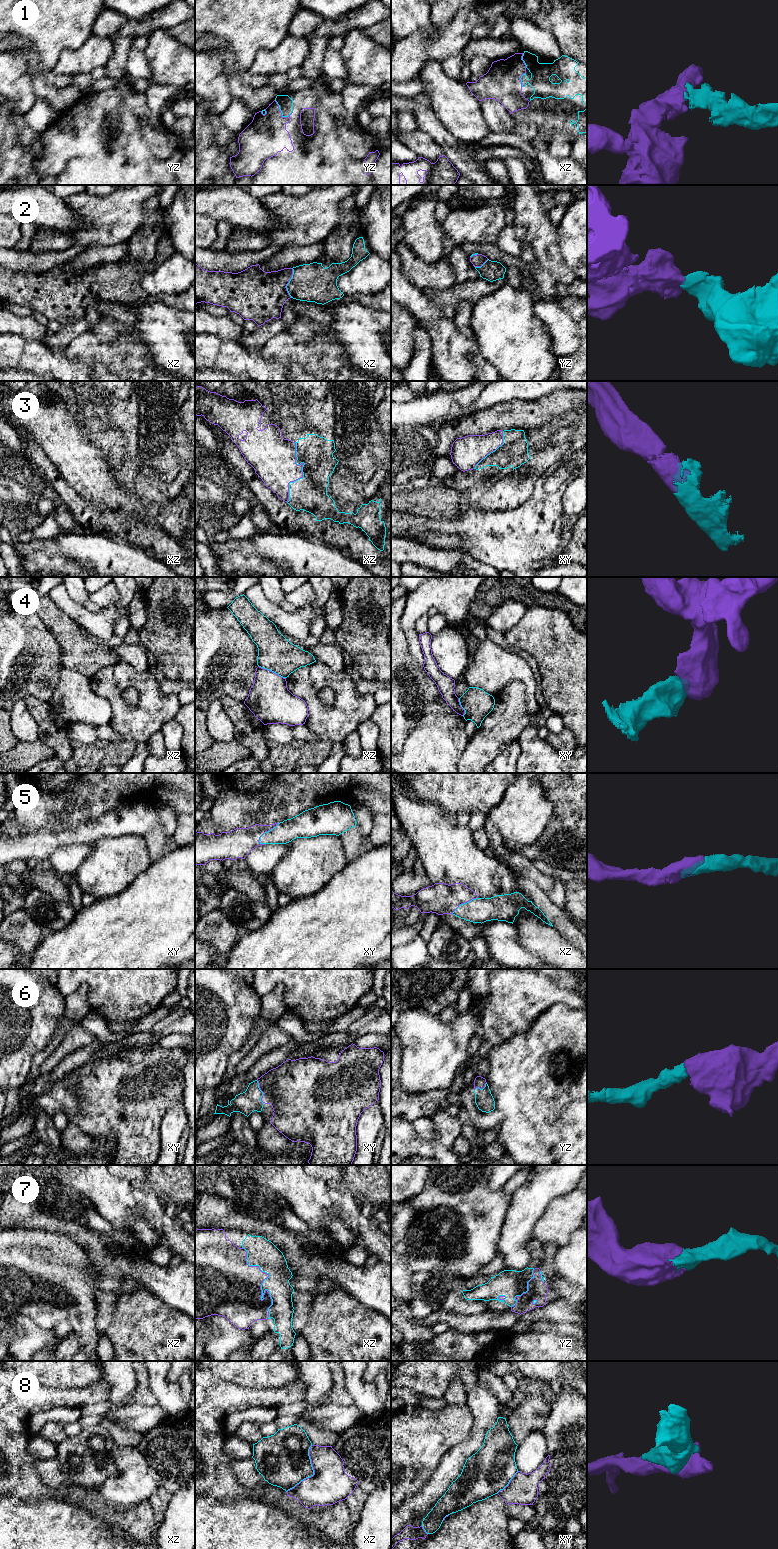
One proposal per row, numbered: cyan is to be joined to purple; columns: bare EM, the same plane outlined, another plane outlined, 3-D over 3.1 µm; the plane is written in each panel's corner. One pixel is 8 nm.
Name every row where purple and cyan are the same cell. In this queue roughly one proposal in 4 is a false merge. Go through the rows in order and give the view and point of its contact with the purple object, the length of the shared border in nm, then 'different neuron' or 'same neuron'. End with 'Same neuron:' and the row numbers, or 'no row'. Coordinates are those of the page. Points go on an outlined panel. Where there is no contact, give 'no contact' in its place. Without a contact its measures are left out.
1: meets purple in yz at (281, 113); contact 180 nm long; same neuron
2: meets purple in xz at (288, 282); contact 240 nm long; same neuron
3: meets purple in xz at (302, 472); contact 500 nm long; same neuron
4: meets purple in xz at (271, 671); contact 240 nm long; different neuron
5: meets purple in xy at (265, 831); contact 220 nm long; same neuron
6: meets purple in xy at (262, 1091); contact 200 nm long; same neuron
7: meets purple in xz at (262, 1282); contact 600 nm long; same neuron
8: meets purple in xz at (314, 1473); contact 440 nm long; different neuron
Same neuron: 1, 2, 3, 5, 6, 7

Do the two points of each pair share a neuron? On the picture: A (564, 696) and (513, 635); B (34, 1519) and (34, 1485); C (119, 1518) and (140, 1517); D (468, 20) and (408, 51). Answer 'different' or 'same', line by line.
A: same
B: different
C: same
D: same

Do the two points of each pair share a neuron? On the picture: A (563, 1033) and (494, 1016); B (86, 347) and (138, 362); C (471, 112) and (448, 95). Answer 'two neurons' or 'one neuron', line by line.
A: two neurons
B: one neuron
C: one neuron

